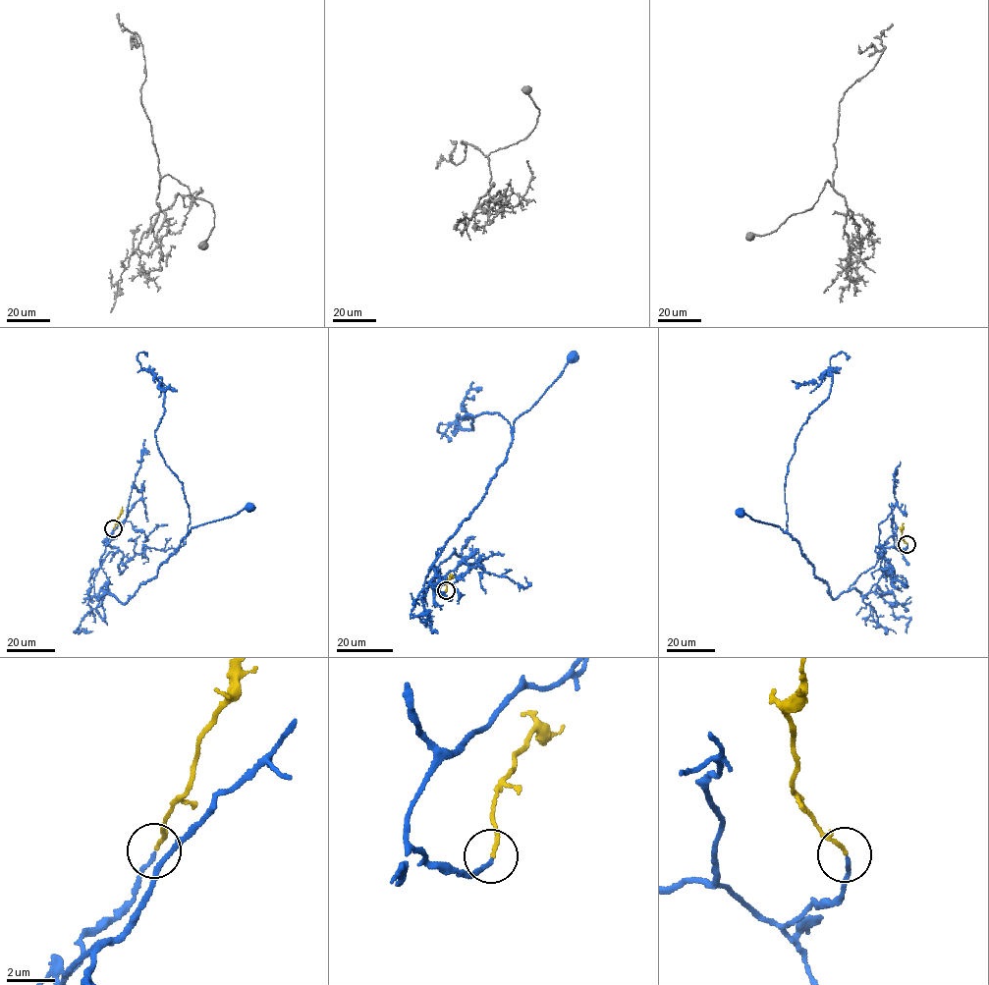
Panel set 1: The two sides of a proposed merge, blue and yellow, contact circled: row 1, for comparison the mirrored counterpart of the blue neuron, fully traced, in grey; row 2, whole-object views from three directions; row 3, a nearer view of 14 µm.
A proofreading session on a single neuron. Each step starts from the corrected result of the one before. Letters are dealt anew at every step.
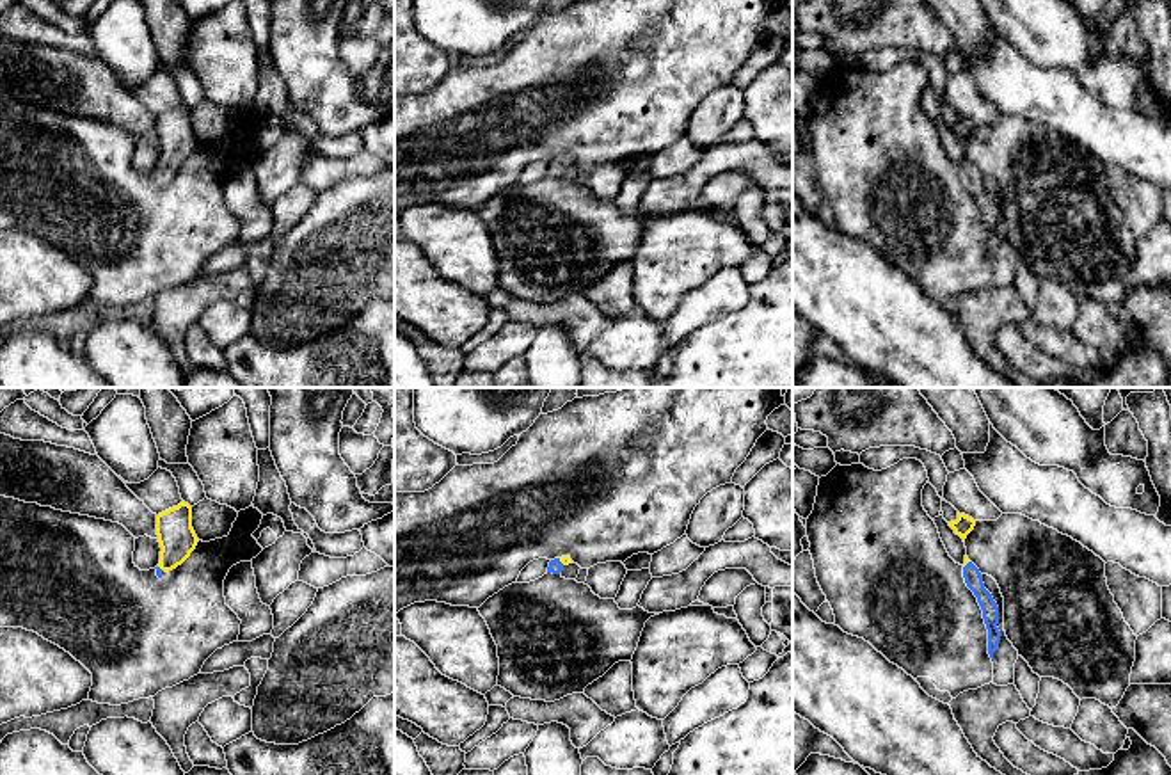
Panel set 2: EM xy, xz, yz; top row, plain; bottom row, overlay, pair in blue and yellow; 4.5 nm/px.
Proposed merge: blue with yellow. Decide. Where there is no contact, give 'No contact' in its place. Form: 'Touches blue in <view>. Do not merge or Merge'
Touches blue in xz. Merge

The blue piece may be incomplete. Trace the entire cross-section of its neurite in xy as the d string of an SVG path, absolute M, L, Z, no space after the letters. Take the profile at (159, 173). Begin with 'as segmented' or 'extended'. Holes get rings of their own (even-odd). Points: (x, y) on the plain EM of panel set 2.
extended; M181 103L156 117L156 137L160 144L160 165L155 169L156 178L181 167L195 151L199 140L192 130L192 108Z

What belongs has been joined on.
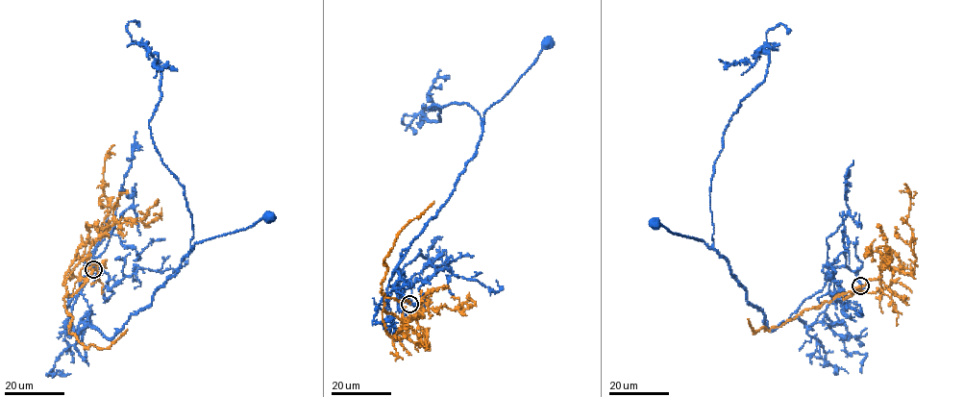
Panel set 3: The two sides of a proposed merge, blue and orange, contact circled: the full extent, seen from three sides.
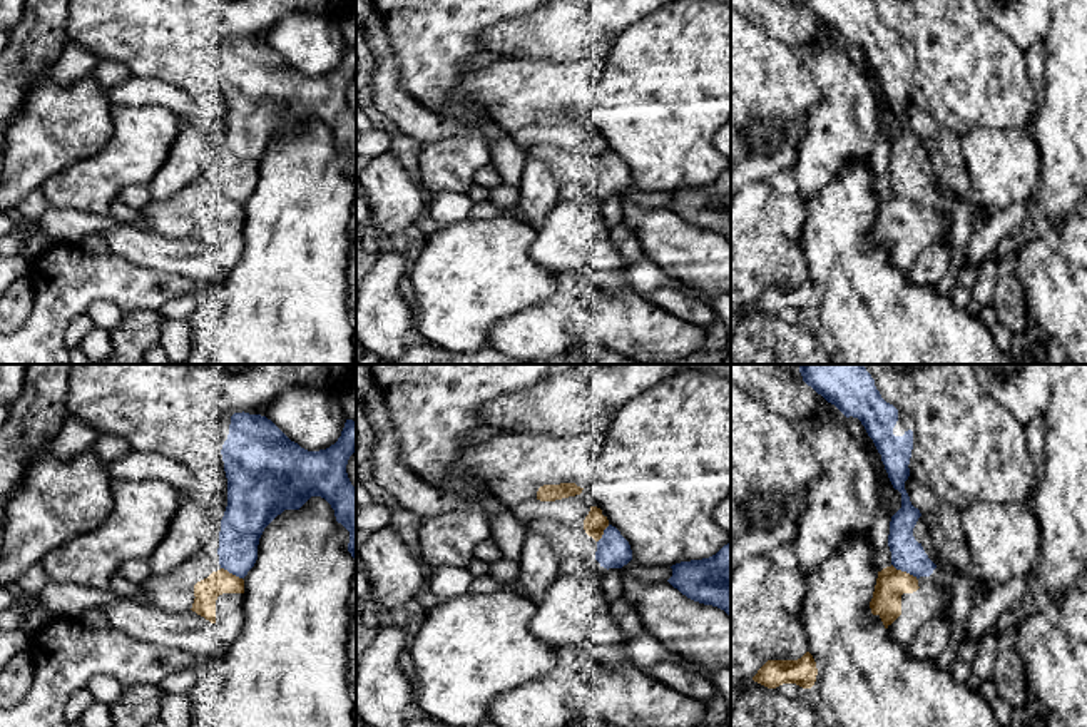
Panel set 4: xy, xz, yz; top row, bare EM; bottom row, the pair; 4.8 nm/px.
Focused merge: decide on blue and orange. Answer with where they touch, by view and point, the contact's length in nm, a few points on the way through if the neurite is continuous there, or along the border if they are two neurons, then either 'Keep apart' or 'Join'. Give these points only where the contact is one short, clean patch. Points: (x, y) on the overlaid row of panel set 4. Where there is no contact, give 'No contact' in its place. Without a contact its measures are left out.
Touches blue at yz (905, 570). Shared border 140 nm. Keep apart

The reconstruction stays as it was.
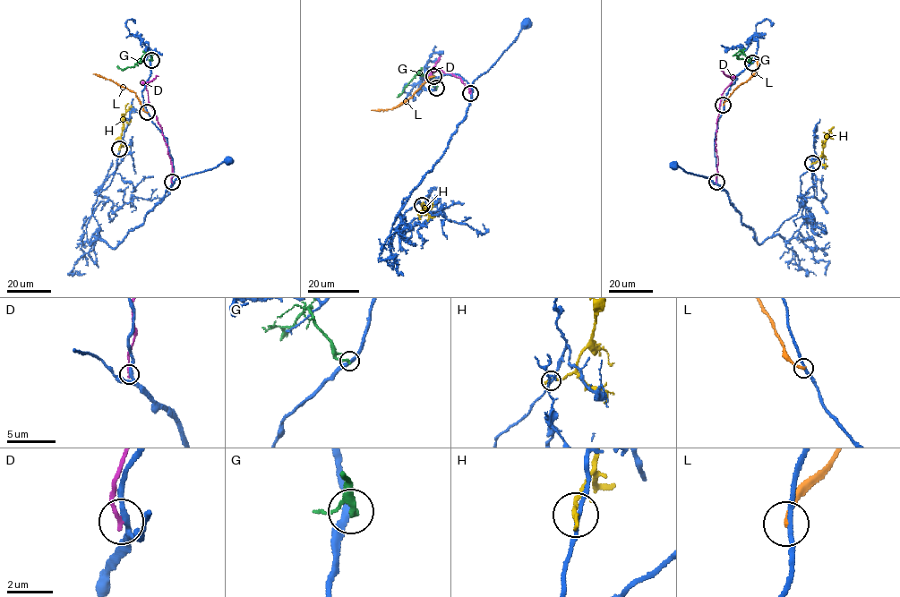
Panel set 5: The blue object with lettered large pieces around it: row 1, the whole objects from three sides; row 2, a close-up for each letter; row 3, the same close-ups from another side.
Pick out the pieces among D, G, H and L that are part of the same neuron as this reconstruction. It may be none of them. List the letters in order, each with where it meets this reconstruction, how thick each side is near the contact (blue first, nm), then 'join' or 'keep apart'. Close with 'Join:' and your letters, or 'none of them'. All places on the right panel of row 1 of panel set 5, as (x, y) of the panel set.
D: meets blue at (716, 182); 200 nm thick on the blue side, 170 nm on the other; keep apart
G: meets blue at (752, 63); 280 nm thick on the blue side, 200 nm on the other; keep apart
H: meets blue at (812, 163); 160 nm thick on the blue side, 220 nm on the other; keep apart
L: meets blue at (723, 105); 190 nm thick on the blue side, 190 nm on the other; keep apart
Join: none of them

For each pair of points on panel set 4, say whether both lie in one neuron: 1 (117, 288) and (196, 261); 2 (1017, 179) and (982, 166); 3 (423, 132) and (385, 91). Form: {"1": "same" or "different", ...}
{"1": "different", "2": "same", "3": "same"}

